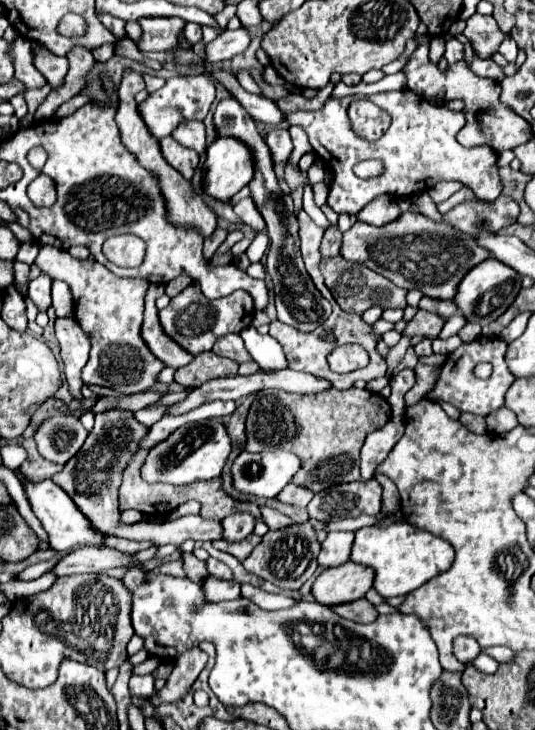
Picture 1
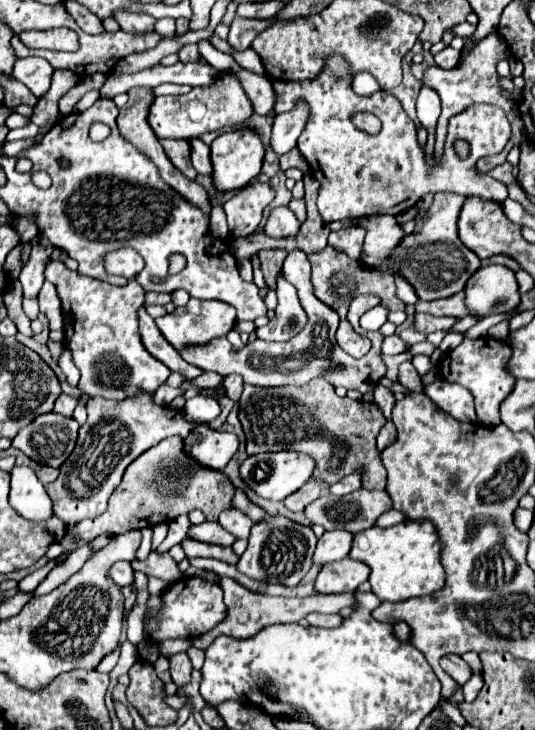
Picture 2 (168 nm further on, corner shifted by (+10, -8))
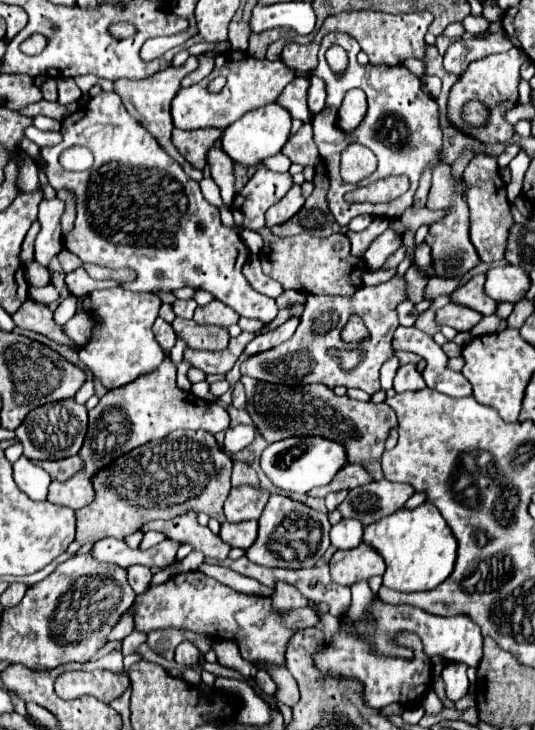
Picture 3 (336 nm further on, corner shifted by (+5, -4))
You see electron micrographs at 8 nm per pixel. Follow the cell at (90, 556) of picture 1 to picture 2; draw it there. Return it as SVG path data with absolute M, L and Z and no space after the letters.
M117 561L111 571L109 571L111 579L119 585L119 587L127 587L133 585L133 569L129 565L129 561Z

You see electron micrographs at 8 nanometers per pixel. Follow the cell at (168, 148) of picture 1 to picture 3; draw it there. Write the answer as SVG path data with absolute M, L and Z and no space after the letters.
M174 129L172 143L190 165L194 165L196 169L204 169L206 151L216 143L220 135L222 135L220 129L194 129L194 131Z

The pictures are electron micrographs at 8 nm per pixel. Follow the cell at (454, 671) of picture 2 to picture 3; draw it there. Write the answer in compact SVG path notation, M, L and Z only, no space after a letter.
M454 661L446 663L446 667L442 671L442 677L444 677L444 683L446 683L448 699L458 701L458 699L462 699L468 693L466 669L468 669L466 663L454 663Z

